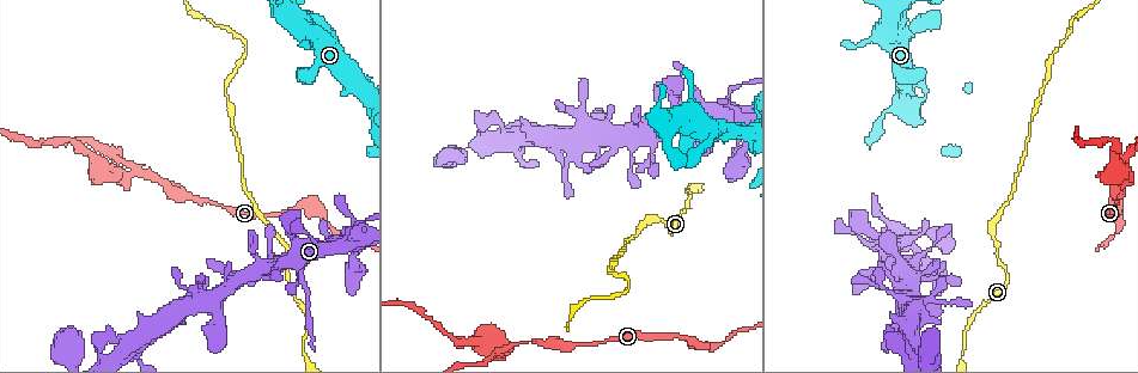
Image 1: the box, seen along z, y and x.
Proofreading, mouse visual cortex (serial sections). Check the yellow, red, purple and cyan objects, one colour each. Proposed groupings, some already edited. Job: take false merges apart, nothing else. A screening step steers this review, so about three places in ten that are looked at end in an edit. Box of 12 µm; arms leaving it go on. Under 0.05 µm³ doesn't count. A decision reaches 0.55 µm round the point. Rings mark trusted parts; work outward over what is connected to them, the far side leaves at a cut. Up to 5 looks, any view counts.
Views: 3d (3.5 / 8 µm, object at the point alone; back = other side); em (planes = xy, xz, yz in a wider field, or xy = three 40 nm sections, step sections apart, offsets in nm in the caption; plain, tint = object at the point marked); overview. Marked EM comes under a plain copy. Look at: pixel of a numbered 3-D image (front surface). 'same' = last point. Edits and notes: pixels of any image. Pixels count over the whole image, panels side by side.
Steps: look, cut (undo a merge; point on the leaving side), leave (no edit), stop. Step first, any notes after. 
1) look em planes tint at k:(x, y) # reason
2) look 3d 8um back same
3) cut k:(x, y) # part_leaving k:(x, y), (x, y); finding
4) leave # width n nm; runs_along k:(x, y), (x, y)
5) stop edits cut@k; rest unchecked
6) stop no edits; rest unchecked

look 3d 3.5um at 1:(896, 8)

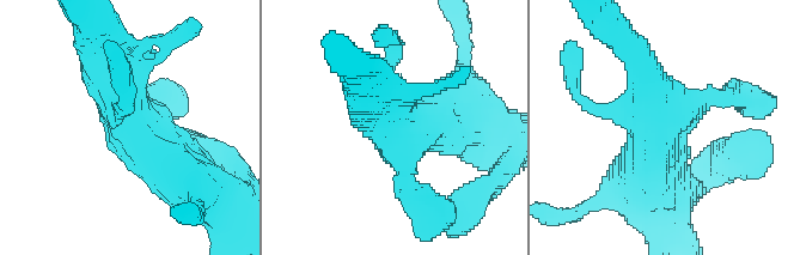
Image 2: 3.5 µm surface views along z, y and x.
look em planes tint at 2:(135, 130)

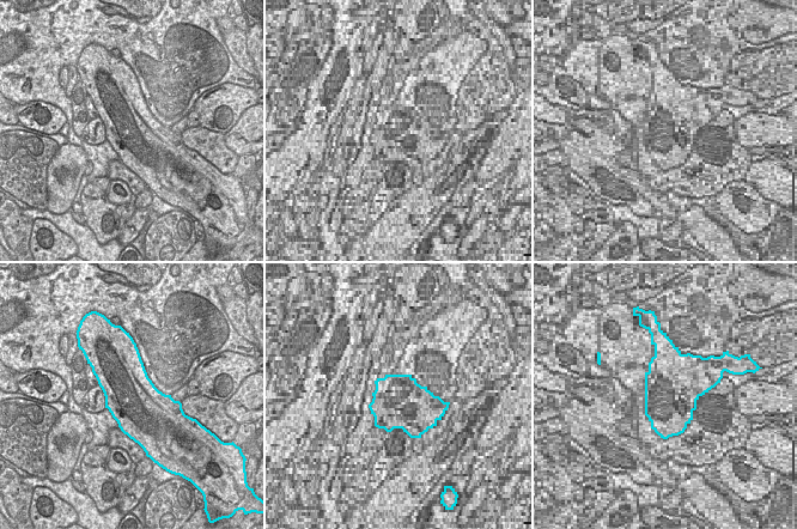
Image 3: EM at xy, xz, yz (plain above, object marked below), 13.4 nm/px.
leave # runs_along 2:(653, 187), (655, 128), (724, 98); continuous, no second cell

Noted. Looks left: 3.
look 3d 8um at 1:(184, 302) # sharp bend

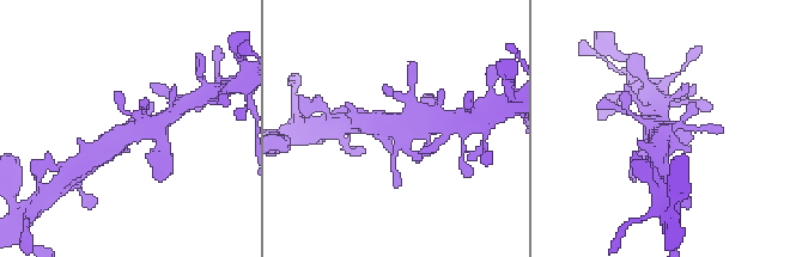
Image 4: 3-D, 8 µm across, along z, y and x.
look em xy step 3 tint at 4:(668, 129)

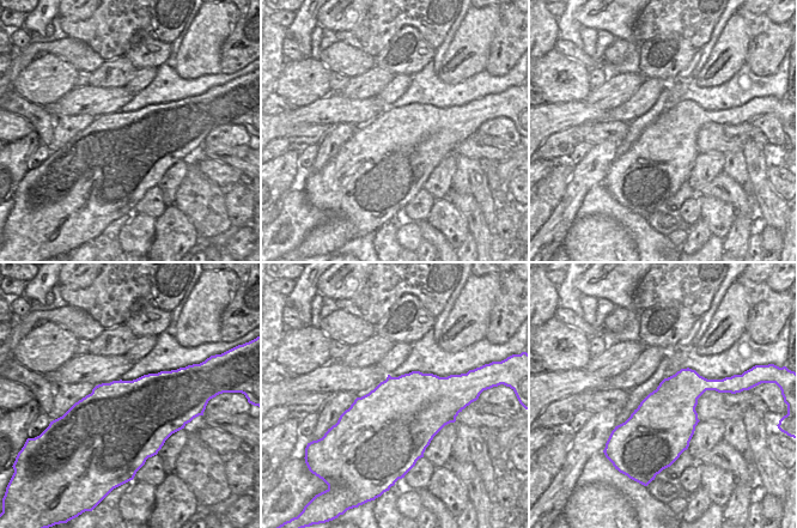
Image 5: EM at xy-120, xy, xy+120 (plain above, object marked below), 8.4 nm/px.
leave # runs_along 4:(160, 121), (139, 127), (101, 150); continuous, no second cell

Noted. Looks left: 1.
stop no edits; rest unchecked

